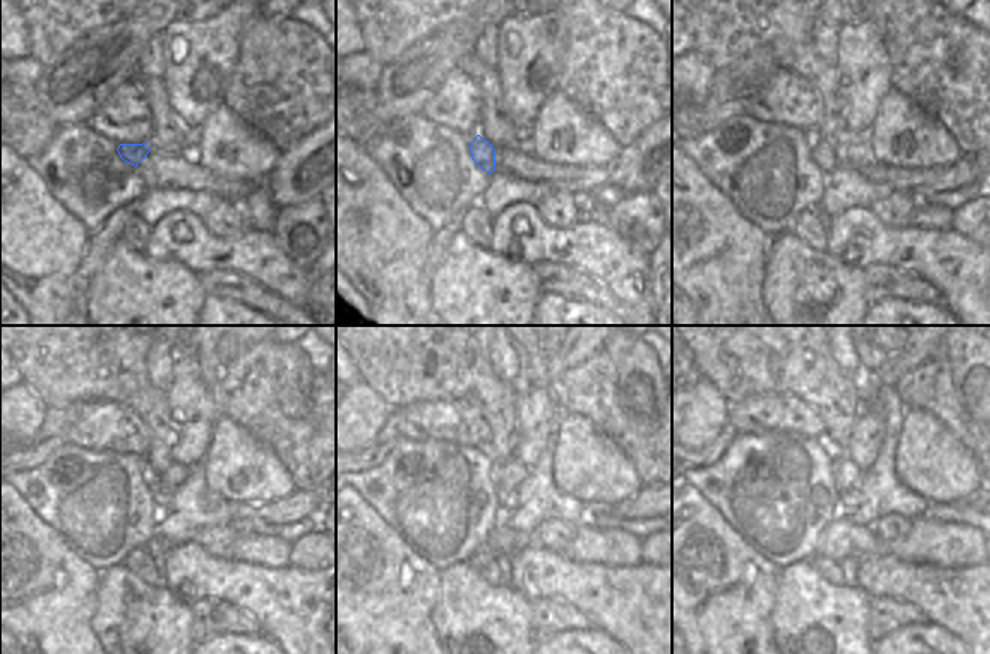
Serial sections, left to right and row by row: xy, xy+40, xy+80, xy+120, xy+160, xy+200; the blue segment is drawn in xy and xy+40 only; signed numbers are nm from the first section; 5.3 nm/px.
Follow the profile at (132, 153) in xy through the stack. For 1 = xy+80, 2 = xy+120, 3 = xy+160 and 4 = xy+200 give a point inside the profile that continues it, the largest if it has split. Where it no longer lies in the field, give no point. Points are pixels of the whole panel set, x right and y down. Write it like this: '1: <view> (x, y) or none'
1: xy+80 (822, 152)
2: xy+120 (162, 497)
3: xy+160 (507, 501)
4: xy+200 (848, 503)

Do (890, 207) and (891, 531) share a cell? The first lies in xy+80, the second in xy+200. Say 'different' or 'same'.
same

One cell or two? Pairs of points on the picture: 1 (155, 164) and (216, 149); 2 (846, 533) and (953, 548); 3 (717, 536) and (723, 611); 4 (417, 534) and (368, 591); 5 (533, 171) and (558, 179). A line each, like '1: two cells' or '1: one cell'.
1: two cells
2: one cell
3: one cell
4: two cells
5: one cell

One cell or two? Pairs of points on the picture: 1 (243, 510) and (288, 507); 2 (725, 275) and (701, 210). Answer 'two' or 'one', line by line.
1: one
2: one

